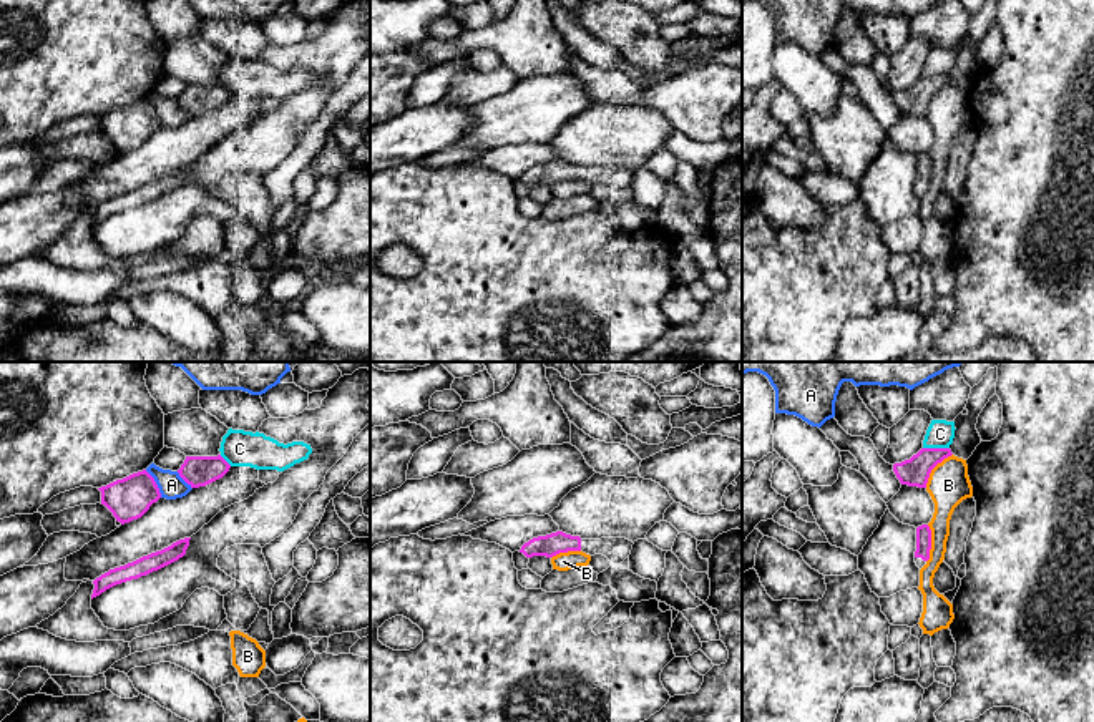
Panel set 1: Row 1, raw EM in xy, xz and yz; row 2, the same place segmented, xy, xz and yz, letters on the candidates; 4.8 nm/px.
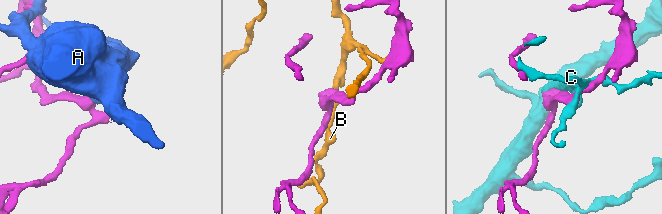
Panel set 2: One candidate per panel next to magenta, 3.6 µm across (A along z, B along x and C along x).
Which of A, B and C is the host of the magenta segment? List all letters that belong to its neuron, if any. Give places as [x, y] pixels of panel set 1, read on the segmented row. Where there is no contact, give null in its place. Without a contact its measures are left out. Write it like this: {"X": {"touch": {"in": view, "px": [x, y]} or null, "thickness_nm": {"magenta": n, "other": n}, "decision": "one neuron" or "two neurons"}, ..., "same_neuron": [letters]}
{"A": {"touch": {"in": "xy", "px": [155, 483]}, "thickness_nm": {"magenta": 200, "other": 120}, "decision": "two neurons"}, "B": {"touch": {"in": "yz", "px": [933, 467]}, "thickness_nm": {"magenta": 140, "other": 200}, "decision": "two neurons"}, "C": {"touch": {"in": "yz", "px": [937, 448]}, "thickness_nm": {"magenta": 140, "other": 140}, "decision": "two neurons"}, "same_neuron": []}

